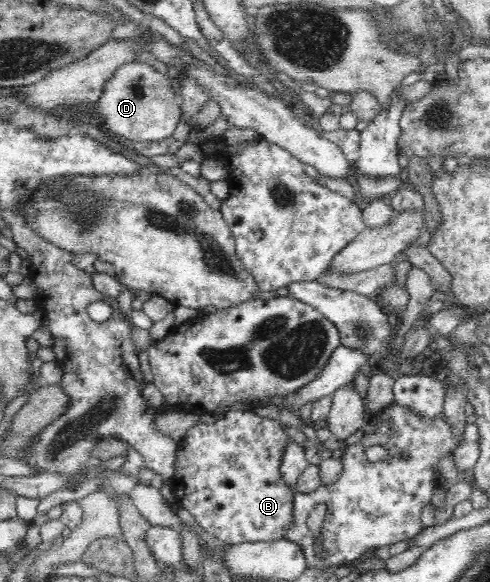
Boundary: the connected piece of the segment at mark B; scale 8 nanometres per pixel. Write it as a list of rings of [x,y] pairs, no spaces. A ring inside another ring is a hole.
[[[231,409],[219,415],[213,424],[197,423],[178,444],[175,475],[170,477],[176,507],[186,509],[199,526],[226,545],[285,539],[284,530],[292,521],[296,492],[284,485],[279,471],[284,445],[290,439],[286,430],[279,420],[240,409]]]

